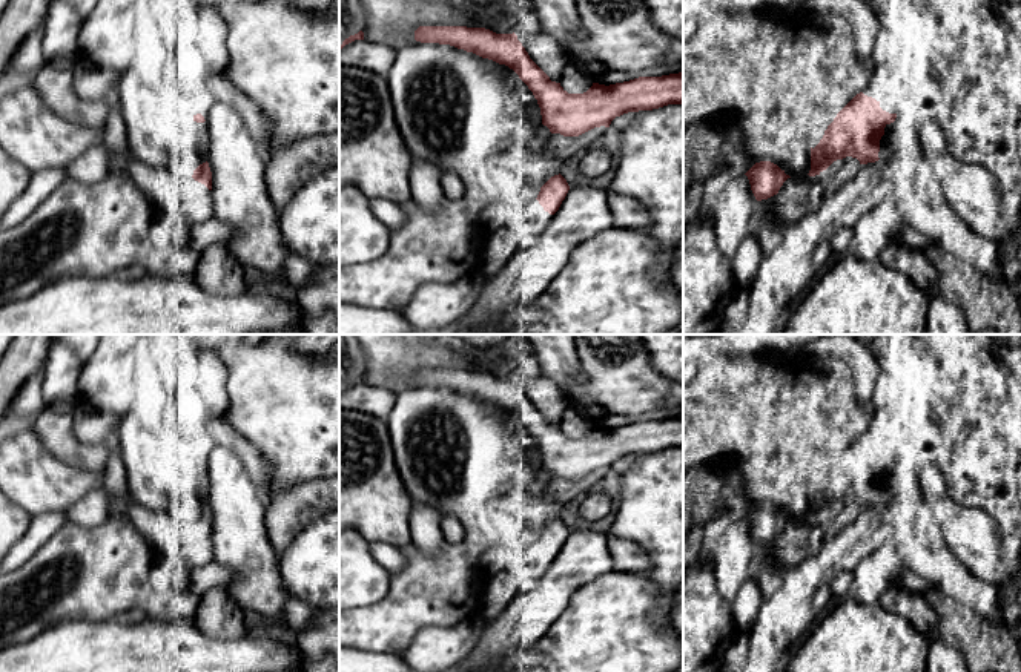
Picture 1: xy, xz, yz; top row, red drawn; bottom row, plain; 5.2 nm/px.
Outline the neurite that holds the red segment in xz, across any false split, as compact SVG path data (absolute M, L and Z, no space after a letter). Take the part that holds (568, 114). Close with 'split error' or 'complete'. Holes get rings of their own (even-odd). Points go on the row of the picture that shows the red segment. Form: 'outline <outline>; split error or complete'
outline M419 26L415 40L450 44L513 69L533 92L540 107L542 124L551 133L579 137L594 127L610 127L616 117L653 110L668 104L683 106L683 71L662 77L639 77L616 84L593 86L583 94L568 94L530 58L513 34L485 28Z; complete

